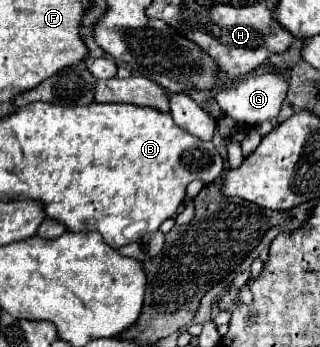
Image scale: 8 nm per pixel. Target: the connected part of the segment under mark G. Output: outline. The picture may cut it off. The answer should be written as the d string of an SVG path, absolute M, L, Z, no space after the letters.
M262 73L262 75L252 75L238 85L226 87L224 91L216 93L216 103L224 111L224 115L236 119L242 125L254 125L260 121L270 121L278 115L286 95L288 95L290 83L288 77L280 77L280 73Z

